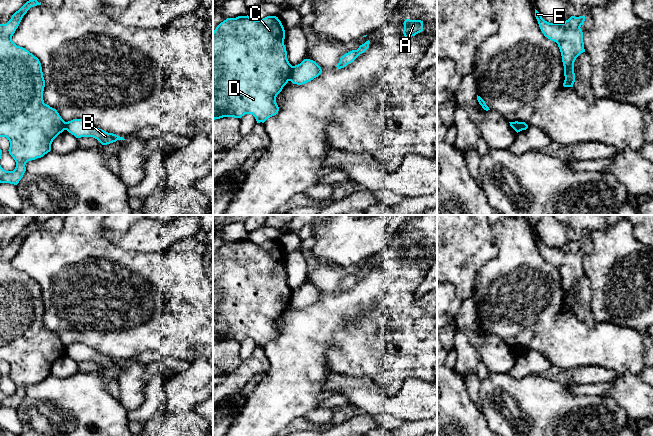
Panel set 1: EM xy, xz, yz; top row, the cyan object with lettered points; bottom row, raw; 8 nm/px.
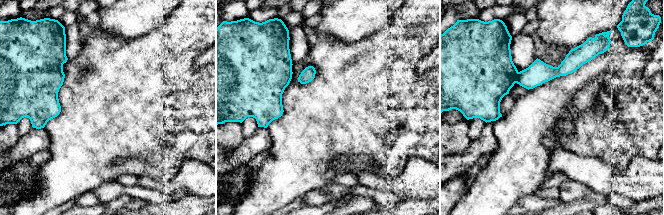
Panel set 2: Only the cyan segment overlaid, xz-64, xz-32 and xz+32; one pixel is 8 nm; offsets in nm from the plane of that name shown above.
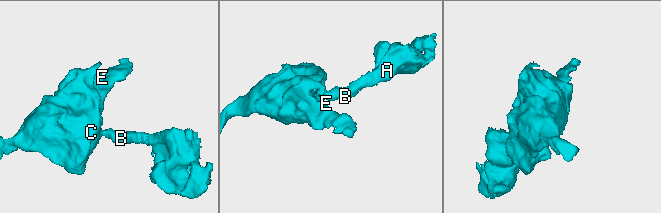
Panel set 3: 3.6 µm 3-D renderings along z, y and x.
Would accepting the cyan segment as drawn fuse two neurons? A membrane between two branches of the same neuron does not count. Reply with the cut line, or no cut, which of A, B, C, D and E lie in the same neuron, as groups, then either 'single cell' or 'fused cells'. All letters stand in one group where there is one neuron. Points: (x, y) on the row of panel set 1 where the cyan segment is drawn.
cut xz (293, 66), (288, 80); groups A B / C D E; fused cells

